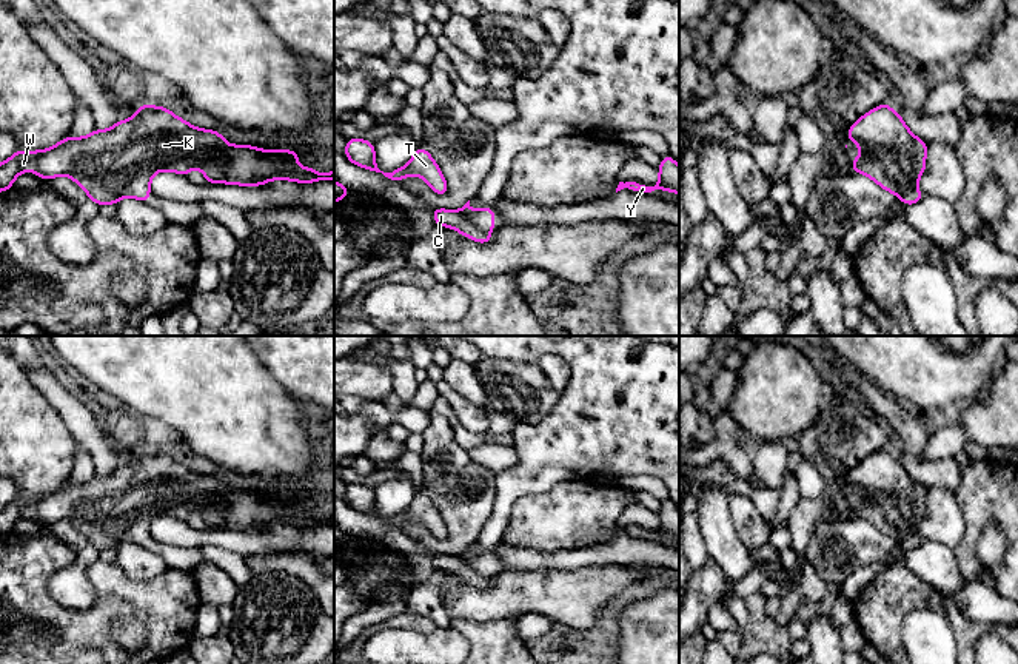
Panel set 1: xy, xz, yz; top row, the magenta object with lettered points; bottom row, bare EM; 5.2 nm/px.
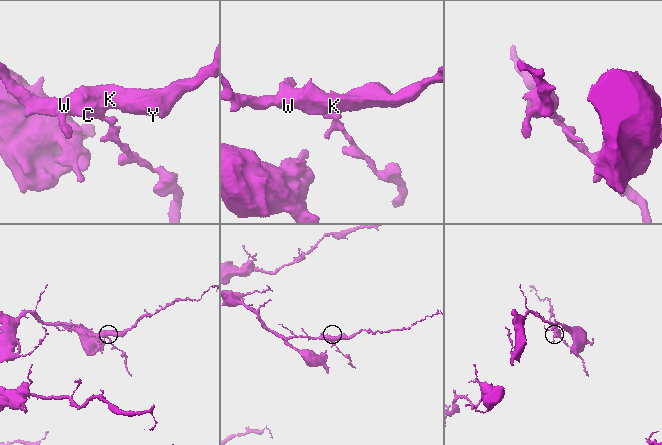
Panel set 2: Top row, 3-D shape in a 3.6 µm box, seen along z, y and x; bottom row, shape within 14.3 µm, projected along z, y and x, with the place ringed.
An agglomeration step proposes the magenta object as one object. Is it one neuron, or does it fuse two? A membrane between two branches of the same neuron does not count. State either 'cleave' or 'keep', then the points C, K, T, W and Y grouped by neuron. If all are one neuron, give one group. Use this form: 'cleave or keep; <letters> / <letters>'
cleave; C / K T W Y

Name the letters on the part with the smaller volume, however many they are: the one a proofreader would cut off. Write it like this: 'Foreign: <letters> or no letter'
Foreign: C

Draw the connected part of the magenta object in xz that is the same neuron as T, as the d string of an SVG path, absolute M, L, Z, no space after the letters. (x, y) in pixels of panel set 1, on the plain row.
M347 484L345 498L343 498L343 499L345 499L345 502L347 502L351 508L354 508L354 510L357 510L357 511L360 511L360 513L370 515L370 516L382 518L385 522L388 522L388 524L391 524L391 525L396 525L396 527L402 527L402 525L404 525L405 522L408 522L408 521L419 521L419 522L422 522L422 524L431 532L431 535L433 535L439 542L444 542L444 541L448 538L448 530L447 530L445 522L444 522L442 518L440 518L439 510L433 505L431 499L430 499L427 495L424 495L420 490L416 491L416 498L413 499L411 505L410 505L405 511L397 513L397 515L394 515L394 516L391 516L391 518L383 518L383 516L380 516L380 515L377 513L374 498L376 498L374 488L371 488L371 487L365 485L365 484Z

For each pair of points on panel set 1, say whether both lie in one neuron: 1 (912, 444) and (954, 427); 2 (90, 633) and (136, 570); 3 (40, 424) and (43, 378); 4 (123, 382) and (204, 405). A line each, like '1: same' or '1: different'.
1: different
2: different
3: different
4: same

